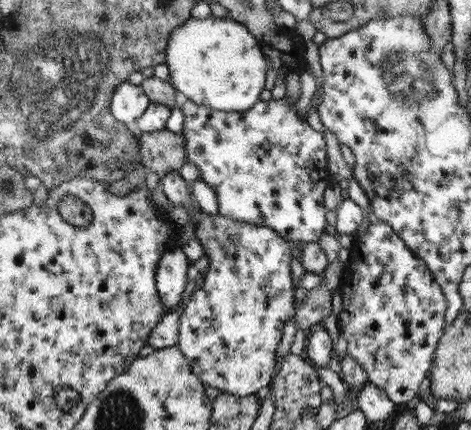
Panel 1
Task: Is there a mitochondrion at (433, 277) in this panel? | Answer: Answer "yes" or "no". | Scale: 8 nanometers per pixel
no

